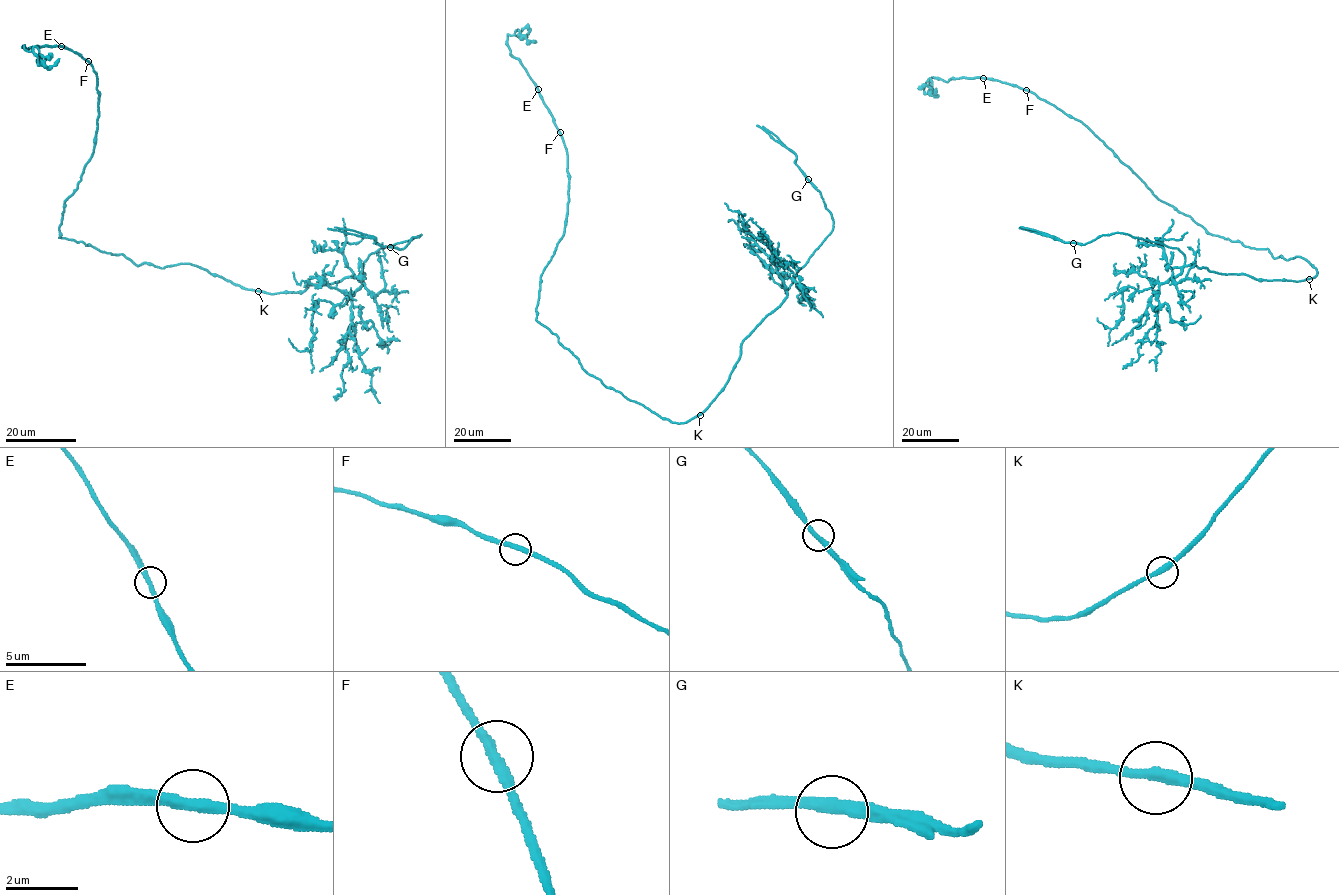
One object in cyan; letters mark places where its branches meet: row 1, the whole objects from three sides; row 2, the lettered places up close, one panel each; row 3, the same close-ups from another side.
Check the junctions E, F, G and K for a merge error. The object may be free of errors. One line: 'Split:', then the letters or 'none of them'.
Split: G

